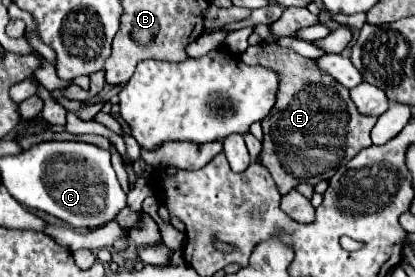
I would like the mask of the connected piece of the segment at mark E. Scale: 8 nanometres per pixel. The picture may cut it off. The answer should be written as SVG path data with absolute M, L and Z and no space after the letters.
M261 43L247 47L241 61L245 61L245 65L273 69L277 77L281 77L277 101L269 117L261 121L263 149L259 153L259 163L269 169L281 195L289 193L299 183L317 185L319 181L331 179L341 165L353 159L361 149L373 145L369 131L377 119L361 115L349 97L349 89L329 75L325 77L311 59L275 43Z

